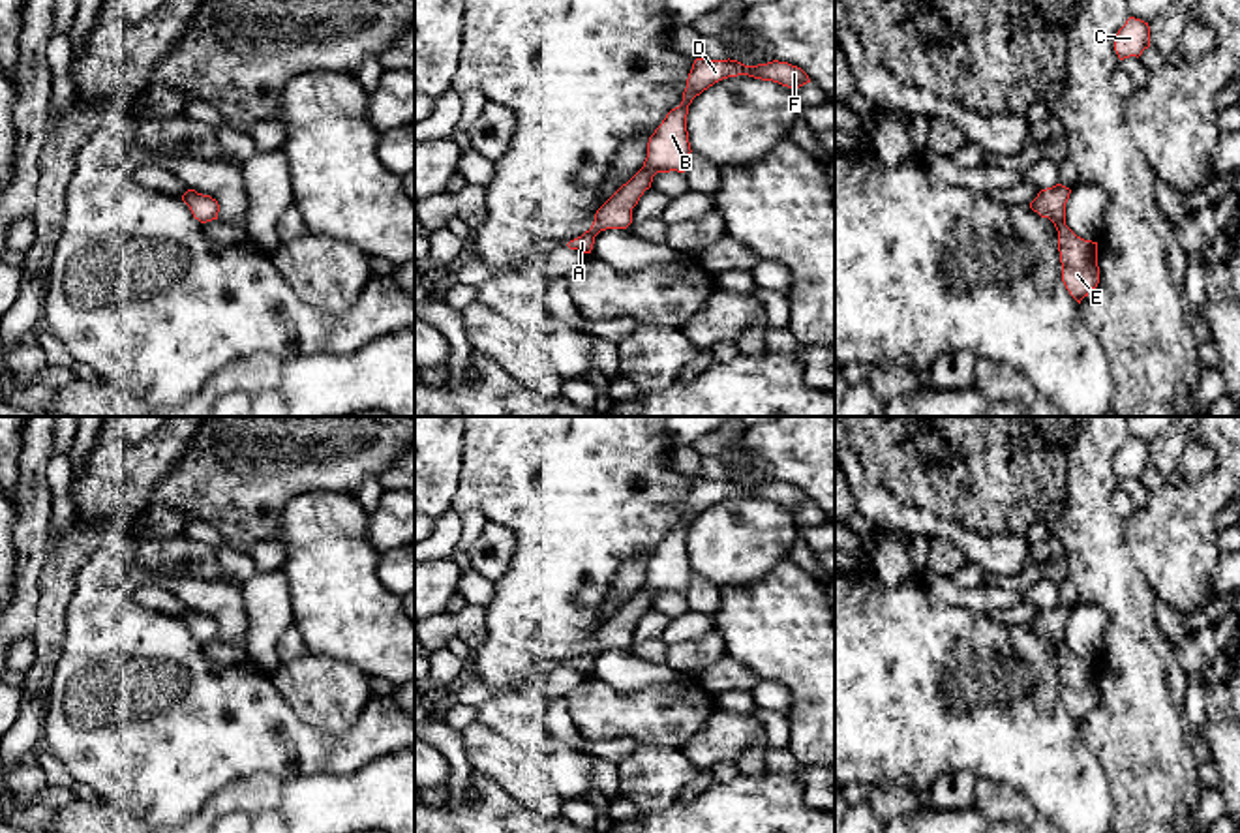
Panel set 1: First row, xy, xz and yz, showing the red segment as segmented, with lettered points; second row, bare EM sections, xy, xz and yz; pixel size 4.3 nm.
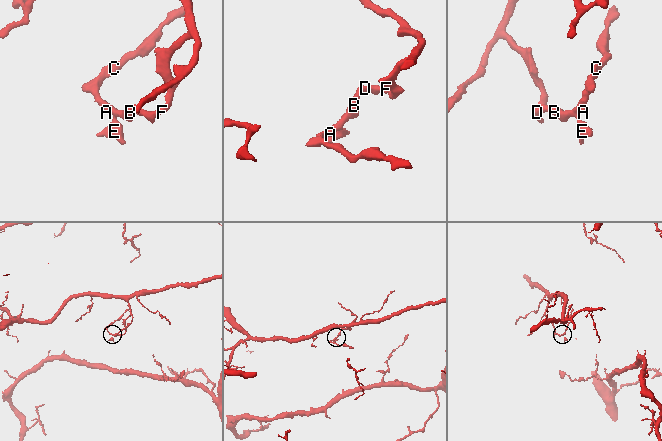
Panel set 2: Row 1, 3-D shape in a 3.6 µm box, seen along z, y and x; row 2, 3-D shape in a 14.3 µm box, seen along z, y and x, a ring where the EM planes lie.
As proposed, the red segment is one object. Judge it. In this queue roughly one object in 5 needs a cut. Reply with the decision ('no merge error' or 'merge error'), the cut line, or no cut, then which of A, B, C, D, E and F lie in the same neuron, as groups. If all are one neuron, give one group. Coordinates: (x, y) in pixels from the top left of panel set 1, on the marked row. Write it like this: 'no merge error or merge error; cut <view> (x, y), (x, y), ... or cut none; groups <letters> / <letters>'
no merge error; cut none; groups A B C D E F

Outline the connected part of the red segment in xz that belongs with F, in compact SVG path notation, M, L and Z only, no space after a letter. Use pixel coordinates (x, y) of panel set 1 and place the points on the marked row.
M696 58L687 79L681 105L672 109L649 137L643 167L597 210L591 229L567 244L570 250L591 253L595 236L600 231L627 229L632 223L632 208L638 204L643 191L651 188L657 173L687 171L692 152L687 131L688 105L715 83L737 75L773 81L792 90L810 83L801 68L788 62L773 60L767 64L745 66L730 58Z

